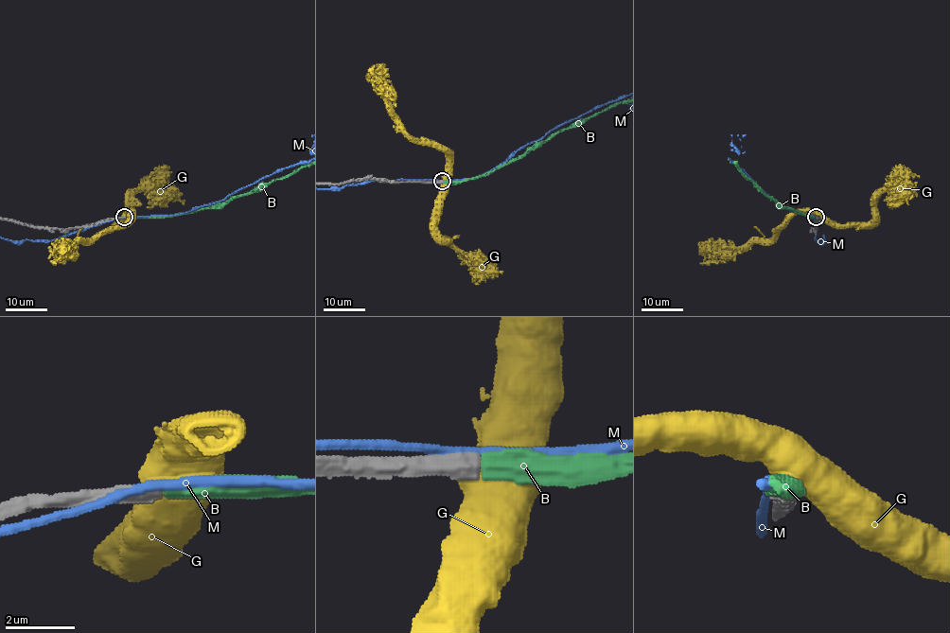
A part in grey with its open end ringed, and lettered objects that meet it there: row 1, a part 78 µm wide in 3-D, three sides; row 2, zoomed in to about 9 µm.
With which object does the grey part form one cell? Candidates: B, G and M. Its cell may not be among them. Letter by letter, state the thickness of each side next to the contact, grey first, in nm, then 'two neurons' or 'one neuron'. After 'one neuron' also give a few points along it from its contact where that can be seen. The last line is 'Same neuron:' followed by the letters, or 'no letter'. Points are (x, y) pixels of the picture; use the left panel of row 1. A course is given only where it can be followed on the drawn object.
B: 500/480 nm | one neuron
G: 550/750 nm | two neurons
M: 650/240 nm | two neurons
Same neuron: B

